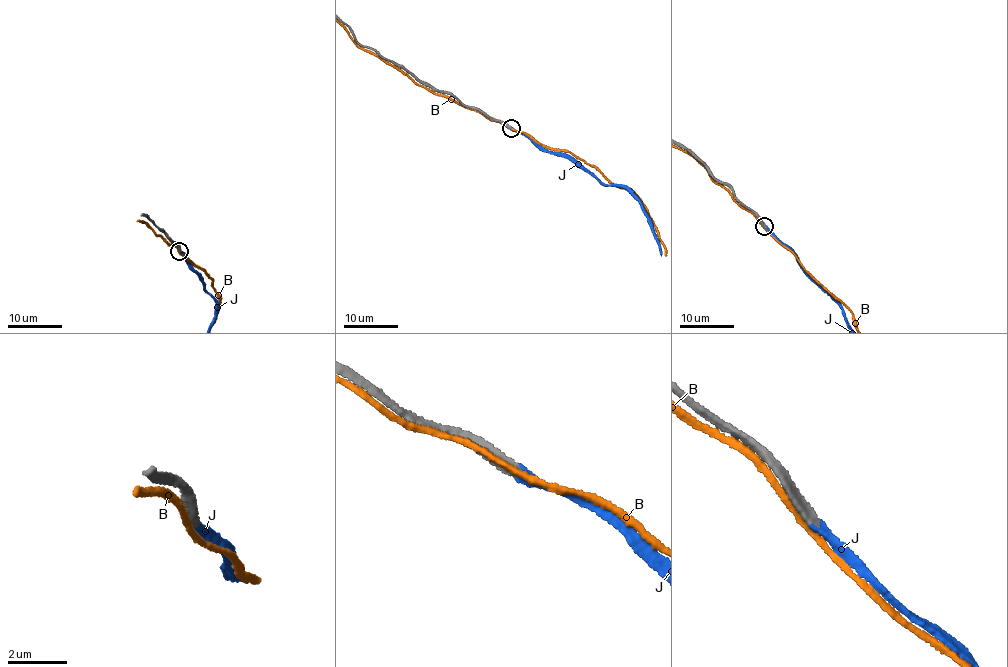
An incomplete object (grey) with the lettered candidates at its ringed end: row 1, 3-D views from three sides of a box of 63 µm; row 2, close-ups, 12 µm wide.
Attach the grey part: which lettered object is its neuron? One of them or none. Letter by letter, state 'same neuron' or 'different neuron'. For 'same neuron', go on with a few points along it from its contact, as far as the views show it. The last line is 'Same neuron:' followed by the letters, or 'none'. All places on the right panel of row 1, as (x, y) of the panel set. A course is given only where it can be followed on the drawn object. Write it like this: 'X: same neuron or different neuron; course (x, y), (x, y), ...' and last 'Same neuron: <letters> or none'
B: different neuron
J: same neuron
Same neuron: J

